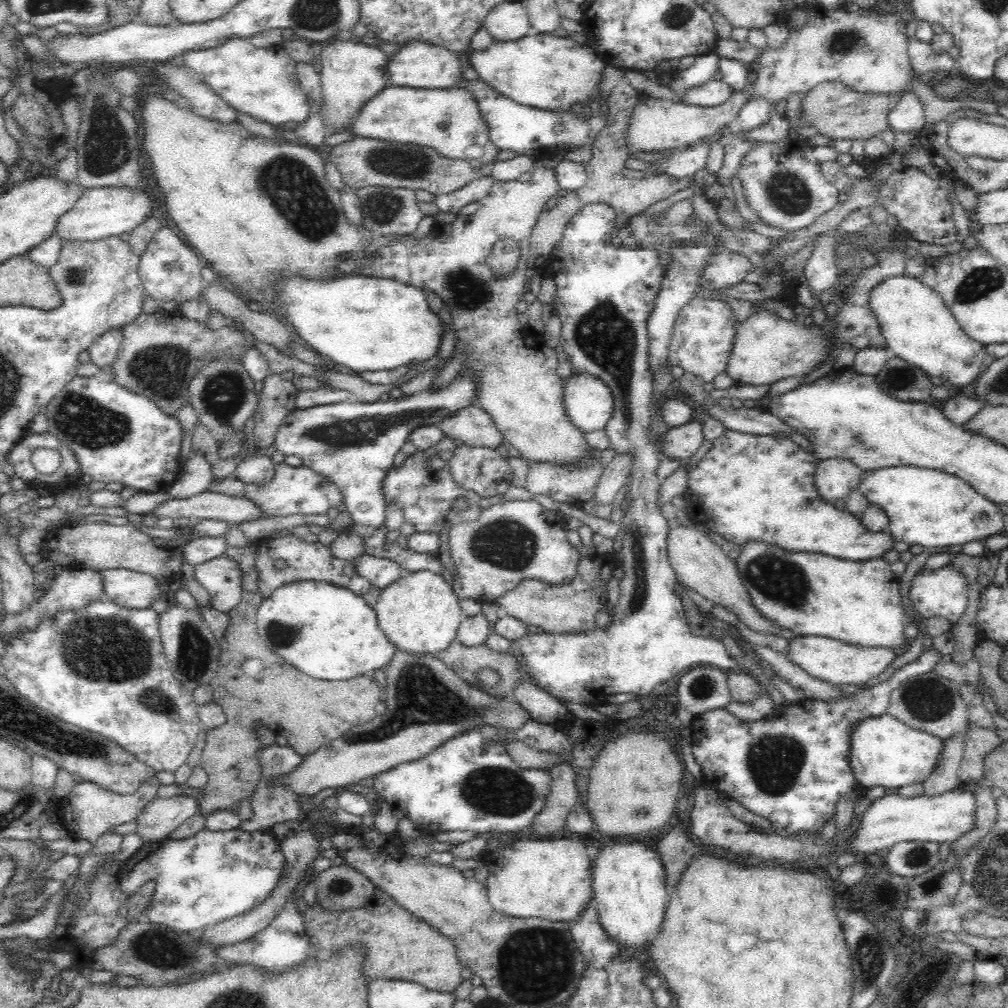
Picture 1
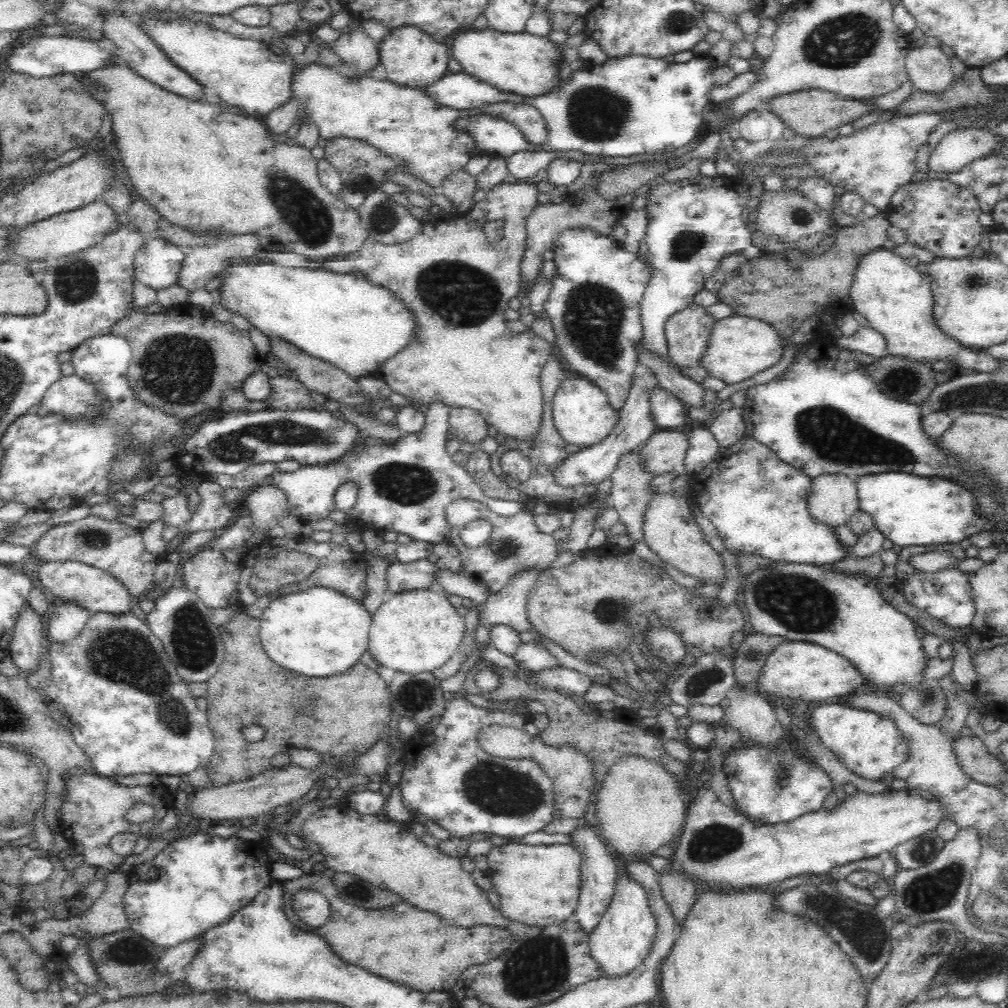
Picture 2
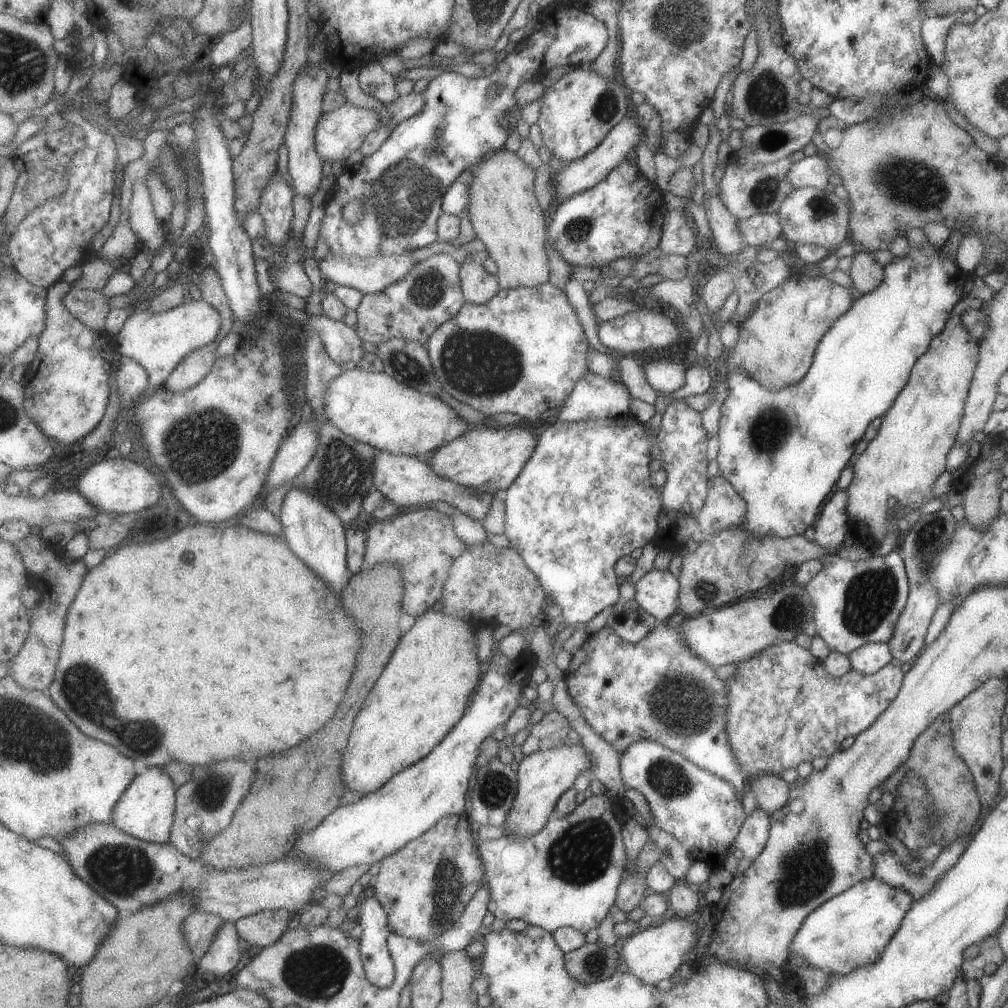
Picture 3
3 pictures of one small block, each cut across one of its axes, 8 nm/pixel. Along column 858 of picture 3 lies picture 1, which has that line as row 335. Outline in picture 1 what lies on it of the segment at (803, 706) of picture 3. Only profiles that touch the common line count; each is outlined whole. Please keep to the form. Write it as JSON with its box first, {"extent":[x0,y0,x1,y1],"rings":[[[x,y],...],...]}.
{"extent":[669,296,737,383],"rings":[[[703,296],[694,297],[680,309],[669,344],[669,364],[682,366],[686,373],[700,377],[705,383],[724,373],[737,320],[729,303]]]}

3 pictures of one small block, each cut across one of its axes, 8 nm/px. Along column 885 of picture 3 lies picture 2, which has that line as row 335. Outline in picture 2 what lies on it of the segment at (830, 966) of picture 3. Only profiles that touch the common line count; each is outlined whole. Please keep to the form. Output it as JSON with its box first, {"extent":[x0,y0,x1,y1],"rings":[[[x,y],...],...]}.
{"extent":[851,245,1002,372],"rings":[[[887,245],[875,248],[860,256],[853,272],[853,283],[851,286],[851,297],[854,301],[855,311],[862,314],[868,321],[867,326],[882,333],[886,339],[889,354],[906,357],[915,361],[931,362],[944,359],[949,362],[958,372],[998,372],[1002,363],[997,358],[990,356],[985,350],[976,350],[958,344],[955,340],[948,338],[934,323],[932,312],[932,291],[928,278],[924,273],[910,266],[907,259],[895,254]]]}

